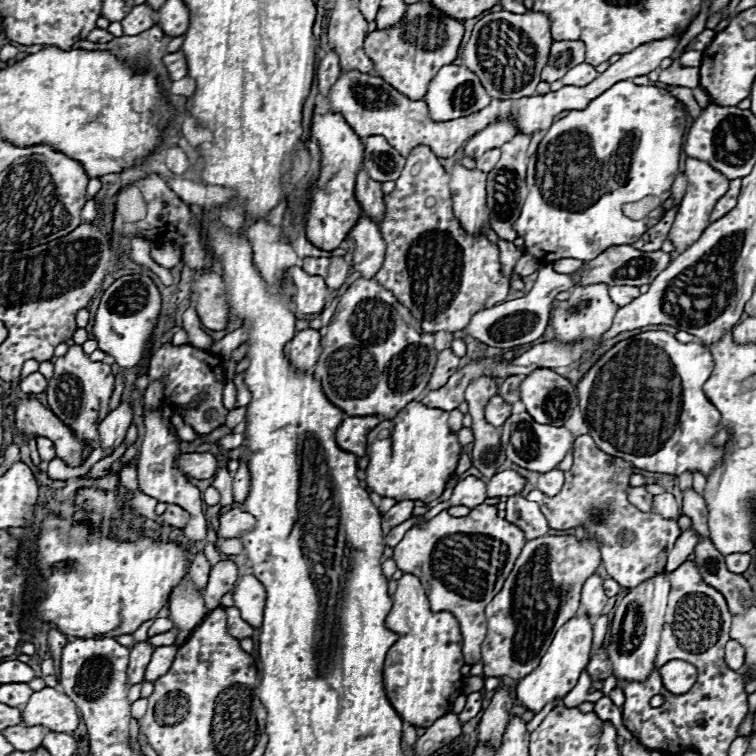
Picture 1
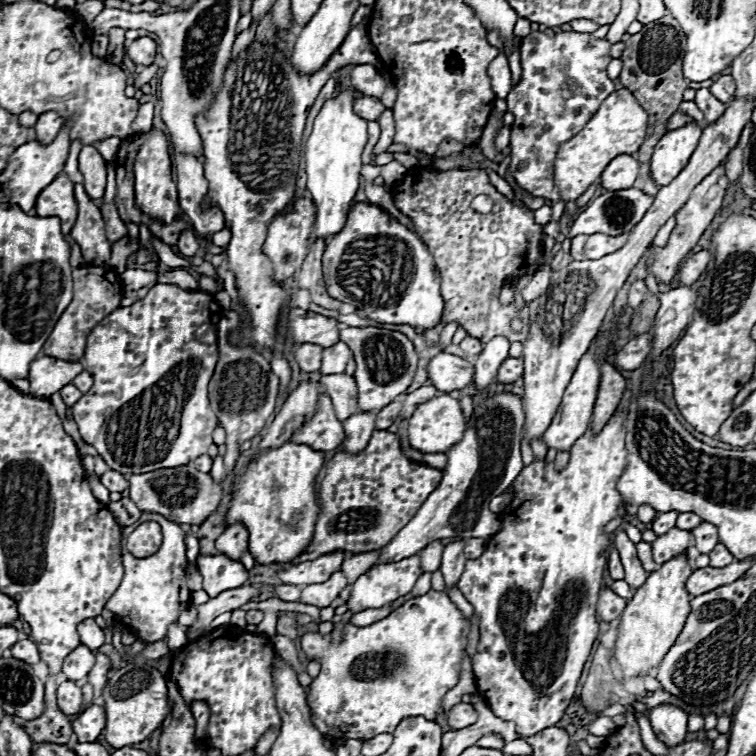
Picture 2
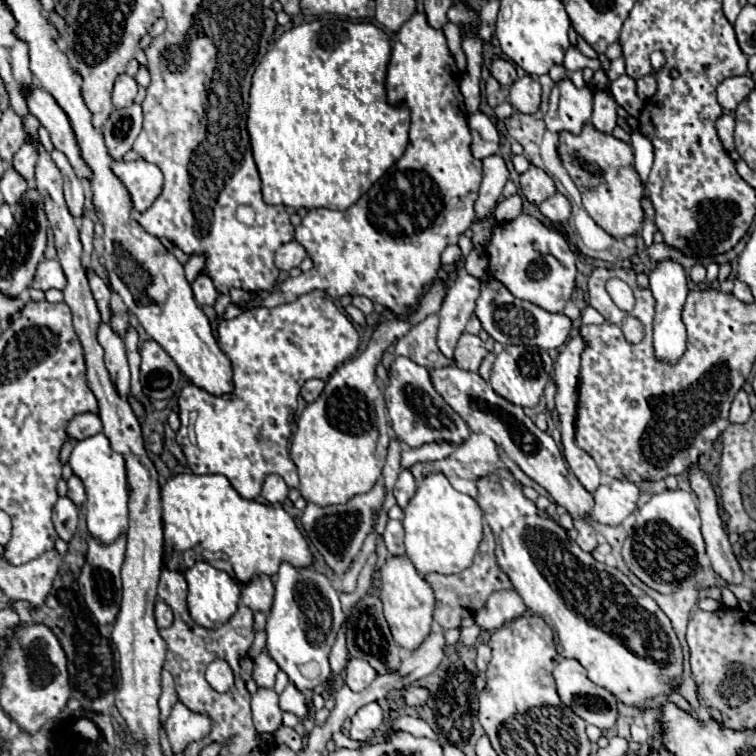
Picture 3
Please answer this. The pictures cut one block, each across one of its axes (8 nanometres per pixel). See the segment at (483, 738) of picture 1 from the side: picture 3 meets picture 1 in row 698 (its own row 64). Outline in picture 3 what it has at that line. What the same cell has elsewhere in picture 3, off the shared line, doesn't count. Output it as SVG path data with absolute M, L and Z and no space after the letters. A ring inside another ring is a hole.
M494 58L490 74L502 84L502 86L510 86L516 80L516 68L512 62L504 60L504 58Z

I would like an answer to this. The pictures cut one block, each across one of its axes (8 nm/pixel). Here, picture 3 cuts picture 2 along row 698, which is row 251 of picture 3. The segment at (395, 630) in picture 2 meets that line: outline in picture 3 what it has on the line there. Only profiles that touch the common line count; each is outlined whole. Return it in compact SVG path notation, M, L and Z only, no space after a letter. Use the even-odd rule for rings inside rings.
M416 12L396 32L386 78L388 98L404 98L412 114L410 144L406 154L368 190L368 194L364 194L346 212L328 208L308 210L300 226L296 228L296 240L306 246L314 266L298 278L276 282L270 290L256 290L256 296L250 302L240 304L240 308L274 308L286 302L294 302L296 298L312 290L324 290L334 300L346 294L366 296L374 304L382 304L394 314L406 314L412 306L416 306L426 286L432 284L438 276L440 254L444 252L444 248L448 244L456 244L458 236L464 234L464 230L476 218L474 202L478 198L478 186L482 182L482 162L468 154L468 142L472 142L472 136L468 130L464 100L458 82L458 68L446 46L444 32L432 30L432 26L428 26L426 14Z

